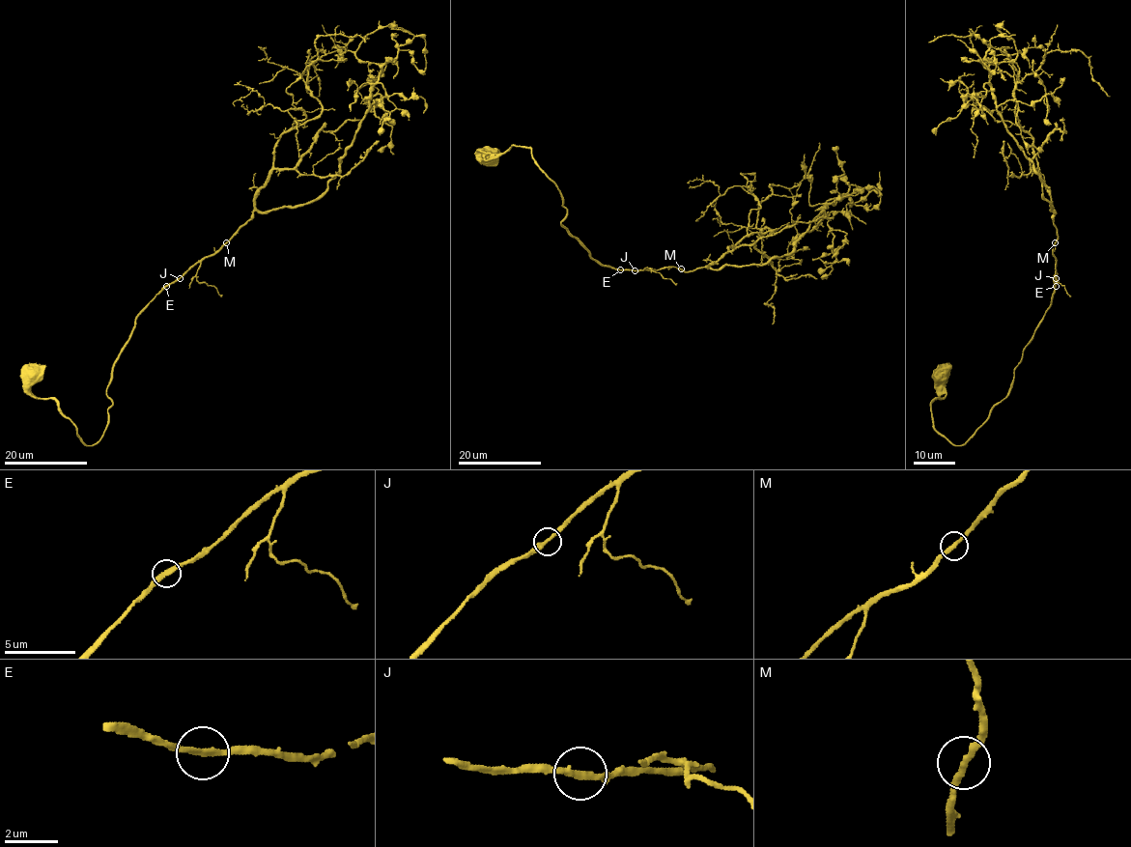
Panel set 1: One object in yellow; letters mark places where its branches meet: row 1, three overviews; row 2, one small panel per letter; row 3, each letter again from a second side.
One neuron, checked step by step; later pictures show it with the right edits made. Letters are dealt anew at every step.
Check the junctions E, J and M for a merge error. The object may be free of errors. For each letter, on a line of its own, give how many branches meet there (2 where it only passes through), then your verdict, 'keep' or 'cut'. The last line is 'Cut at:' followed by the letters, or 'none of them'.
E: branches 2; keep
J: branches 2; keep
M: branches 2; keep
Cut at: none of them

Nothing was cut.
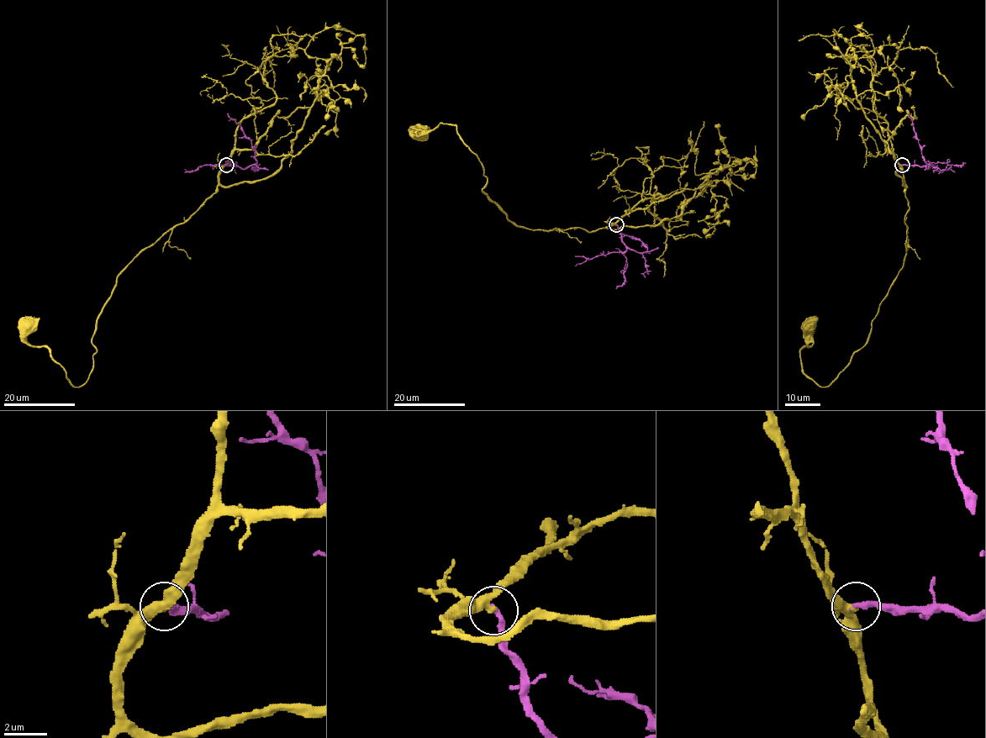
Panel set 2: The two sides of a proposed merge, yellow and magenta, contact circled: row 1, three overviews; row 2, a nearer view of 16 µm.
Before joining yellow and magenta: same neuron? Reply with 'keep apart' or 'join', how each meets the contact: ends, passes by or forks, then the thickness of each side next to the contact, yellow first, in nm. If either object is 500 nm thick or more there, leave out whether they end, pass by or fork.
join | yellow passes by | magenta ends | 340/240 nm

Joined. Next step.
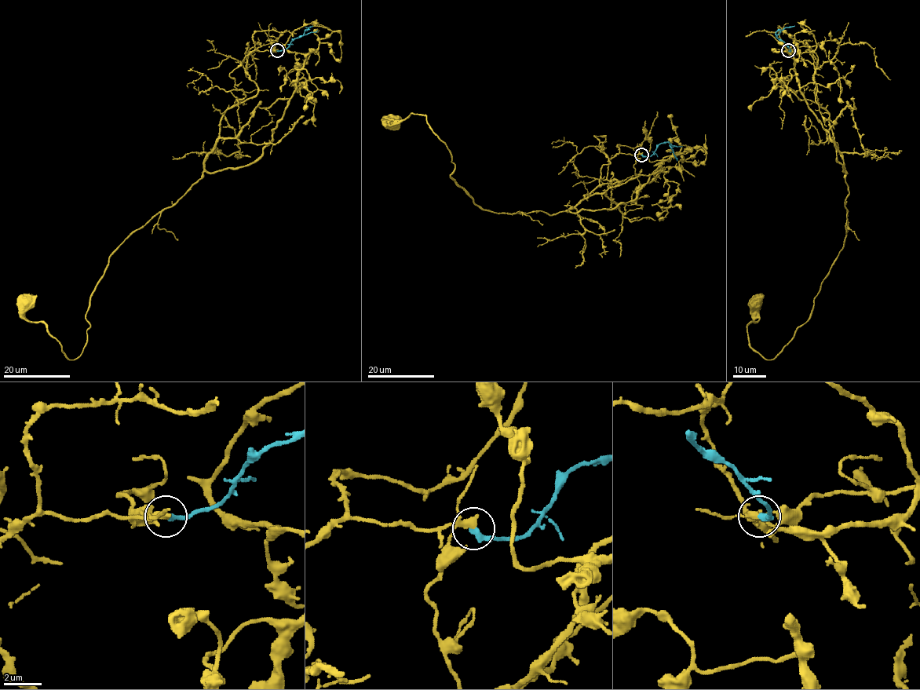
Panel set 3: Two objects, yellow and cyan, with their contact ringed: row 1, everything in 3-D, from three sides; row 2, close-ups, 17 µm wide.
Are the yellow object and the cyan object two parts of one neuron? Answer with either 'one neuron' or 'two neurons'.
one neuron

